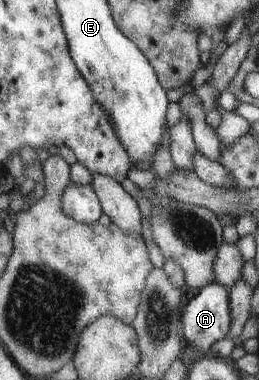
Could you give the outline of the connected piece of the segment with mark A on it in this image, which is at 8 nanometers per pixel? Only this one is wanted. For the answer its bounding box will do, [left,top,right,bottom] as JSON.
[182,282,230,353]

